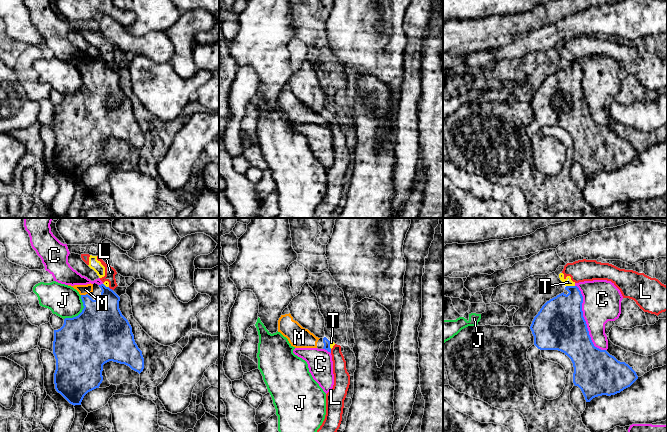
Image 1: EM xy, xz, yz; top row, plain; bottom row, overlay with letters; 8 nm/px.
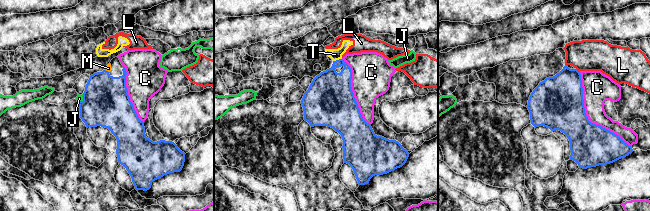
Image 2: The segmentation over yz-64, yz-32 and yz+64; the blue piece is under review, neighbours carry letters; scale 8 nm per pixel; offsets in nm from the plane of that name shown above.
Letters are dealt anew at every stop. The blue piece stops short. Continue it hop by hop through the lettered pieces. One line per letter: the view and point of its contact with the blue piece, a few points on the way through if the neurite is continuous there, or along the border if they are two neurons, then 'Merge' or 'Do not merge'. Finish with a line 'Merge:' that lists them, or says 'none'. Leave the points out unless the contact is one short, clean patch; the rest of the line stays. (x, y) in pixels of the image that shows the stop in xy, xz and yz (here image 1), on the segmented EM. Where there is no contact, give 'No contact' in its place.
C: Touches blue at yz (585, 321). Do not merge
J: Touches blue at xy (81, 312). Do not merge
L: Touches blue at xy (109, 288). Boundary: xy (108, 287), (112, 290). Do not merge
M: Touches blue at xy (84, 295). Path across: xy (101, 321), (84, 295), (82, 289). Merge
T: Touches blue at yz (570, 286). Boundary: yz (566, 285), (574, 286). Do not merge
Merge: M

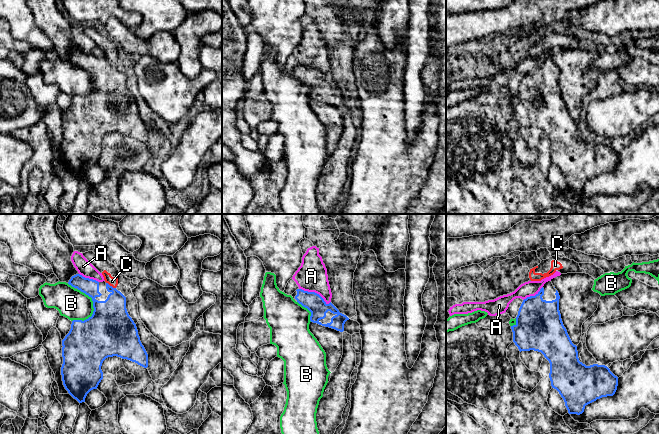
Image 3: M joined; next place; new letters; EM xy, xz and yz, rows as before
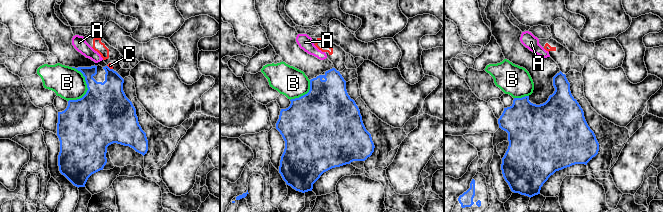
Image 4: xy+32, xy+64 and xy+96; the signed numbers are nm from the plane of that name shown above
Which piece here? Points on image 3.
A: Touches blue at xz (314, 292). Do not merge
B: Touches blue at xy (93, 304). Do not merge
C: Touches blue at xy (111, 286). Do not merge
Merge: none

